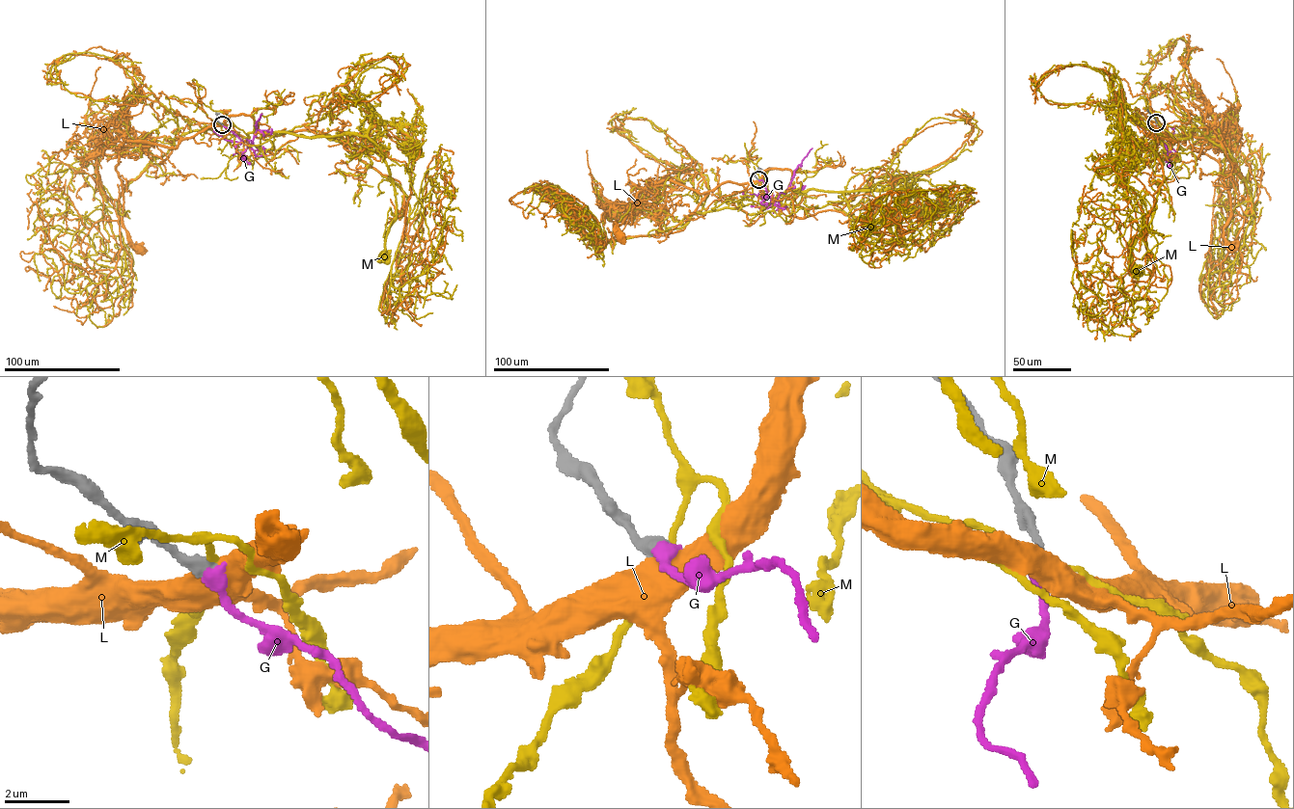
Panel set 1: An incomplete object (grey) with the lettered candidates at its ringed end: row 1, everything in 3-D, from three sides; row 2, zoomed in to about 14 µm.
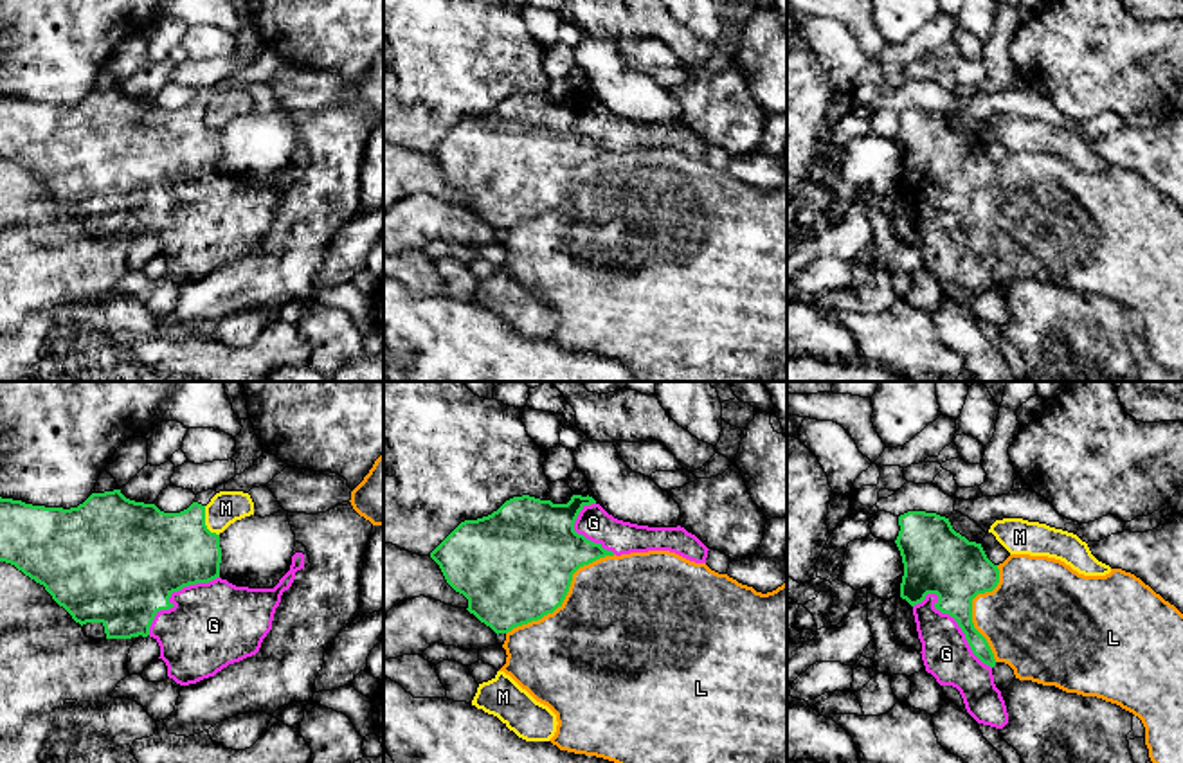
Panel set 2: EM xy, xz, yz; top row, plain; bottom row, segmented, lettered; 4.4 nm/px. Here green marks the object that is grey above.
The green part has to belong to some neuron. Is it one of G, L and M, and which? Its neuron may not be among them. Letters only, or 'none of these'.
G

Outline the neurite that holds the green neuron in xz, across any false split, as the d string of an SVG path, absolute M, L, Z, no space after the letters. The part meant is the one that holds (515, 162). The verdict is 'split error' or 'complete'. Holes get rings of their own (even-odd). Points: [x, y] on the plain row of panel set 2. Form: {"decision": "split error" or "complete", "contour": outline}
{"decision": "split error", "contour": "M522 92L506 97L488 113L461 119L430 155L447 180L468 196L466 207L499 232L562 203L580 164L605 153L648 148L670 148L706 160L709 146L681 122L648 124L618 117L589 92L573 92L567 101Z"}

